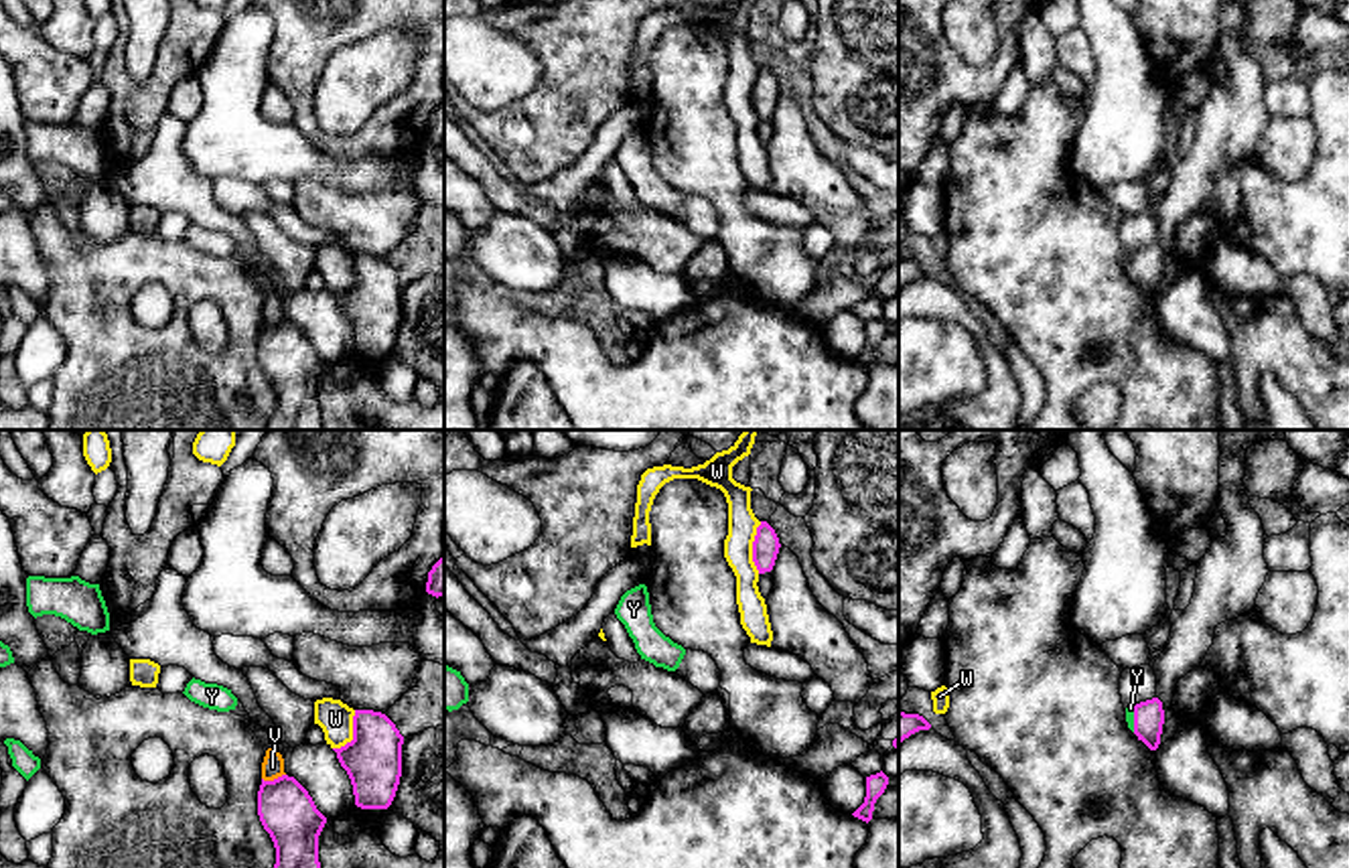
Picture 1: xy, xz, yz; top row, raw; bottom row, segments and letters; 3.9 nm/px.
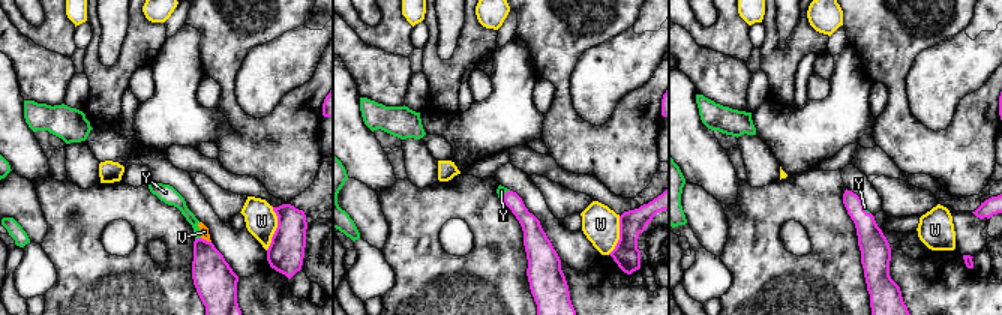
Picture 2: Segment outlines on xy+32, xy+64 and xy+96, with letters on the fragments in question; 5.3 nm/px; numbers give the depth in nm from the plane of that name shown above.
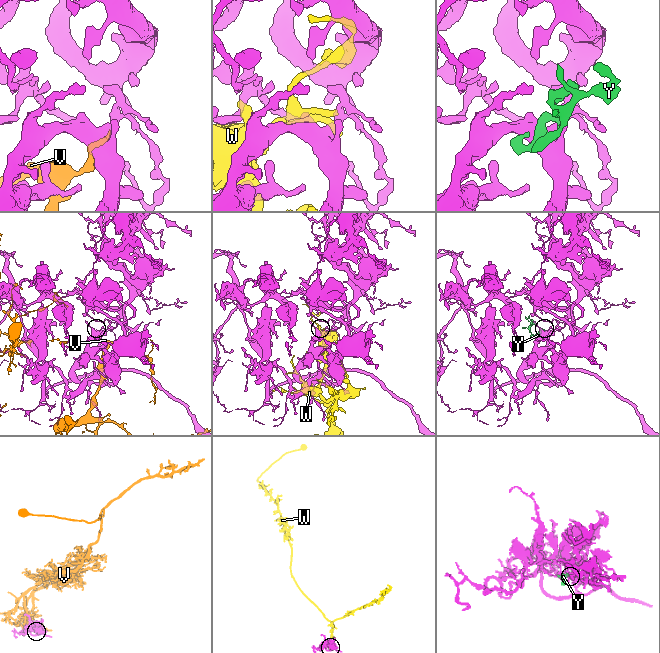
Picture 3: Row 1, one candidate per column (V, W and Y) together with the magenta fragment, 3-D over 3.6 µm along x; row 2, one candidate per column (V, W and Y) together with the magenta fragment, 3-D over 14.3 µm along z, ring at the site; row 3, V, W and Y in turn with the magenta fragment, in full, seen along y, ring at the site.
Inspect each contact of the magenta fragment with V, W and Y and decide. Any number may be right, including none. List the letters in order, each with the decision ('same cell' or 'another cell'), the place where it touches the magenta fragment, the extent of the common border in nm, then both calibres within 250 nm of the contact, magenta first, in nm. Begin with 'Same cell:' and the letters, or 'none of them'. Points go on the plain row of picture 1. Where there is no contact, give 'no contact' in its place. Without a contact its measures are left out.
Same cell: Y
V: another cell; contact xy (274, 325); length 100 nm; calibres 220 and 90 nm
W: another cell; contact xz (753, 94); length 200 nm; calibres 110 and 120 nm
Y: same cell; contact yz (1134, 264); length 100 nm; calibres 130 and 30 nm

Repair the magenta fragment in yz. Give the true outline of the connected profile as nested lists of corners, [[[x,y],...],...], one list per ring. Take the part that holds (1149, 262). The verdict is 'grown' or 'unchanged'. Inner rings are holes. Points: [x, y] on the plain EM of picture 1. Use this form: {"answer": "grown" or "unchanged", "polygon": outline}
{"answer": "grown", "polygon": [[[1158,243],[1128,251],[1126,268],[1138,286],[1142,286],[1150,296],[1158,294],[1164,270],[1164,256]]]}

